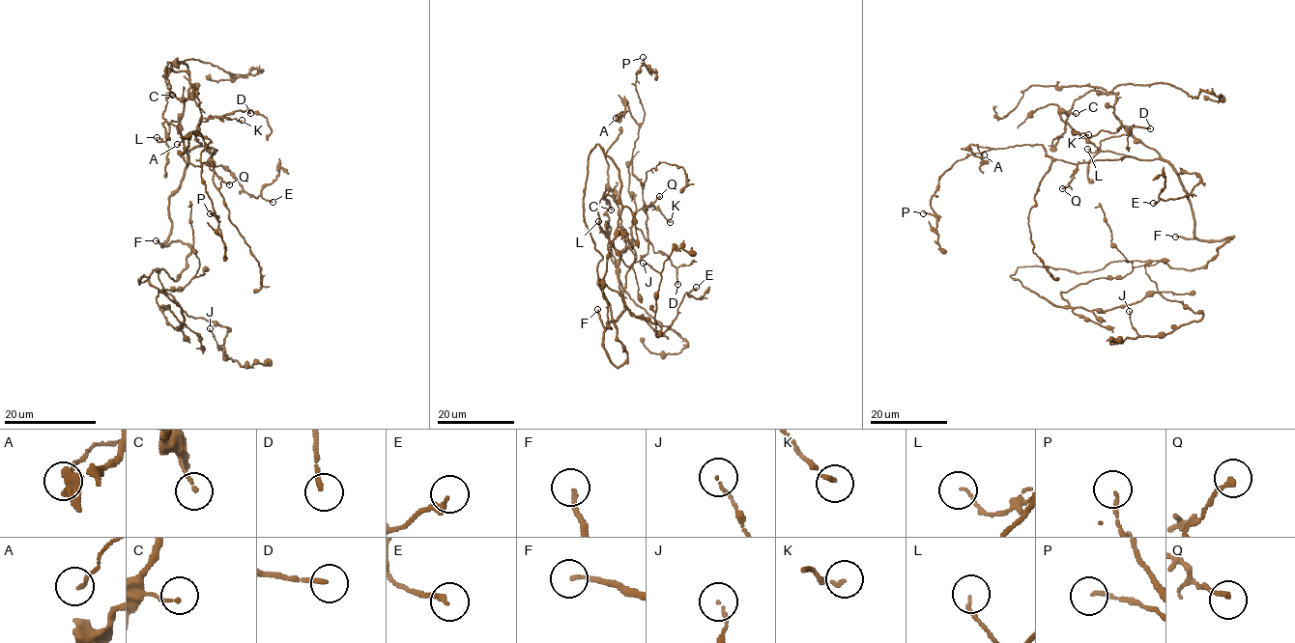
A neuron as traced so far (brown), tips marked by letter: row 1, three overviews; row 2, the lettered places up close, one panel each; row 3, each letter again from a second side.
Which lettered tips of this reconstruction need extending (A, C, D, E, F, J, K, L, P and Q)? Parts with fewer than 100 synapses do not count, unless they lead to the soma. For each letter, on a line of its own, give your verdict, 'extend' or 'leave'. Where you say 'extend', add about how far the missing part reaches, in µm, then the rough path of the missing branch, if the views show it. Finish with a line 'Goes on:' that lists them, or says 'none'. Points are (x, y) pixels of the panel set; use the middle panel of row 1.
A: leave
C: leave
D: leave
E: leave
F: extend | 80 µm
J: leave
K: leave
L: leave
P: leave
Q: leave
Goes on: F

